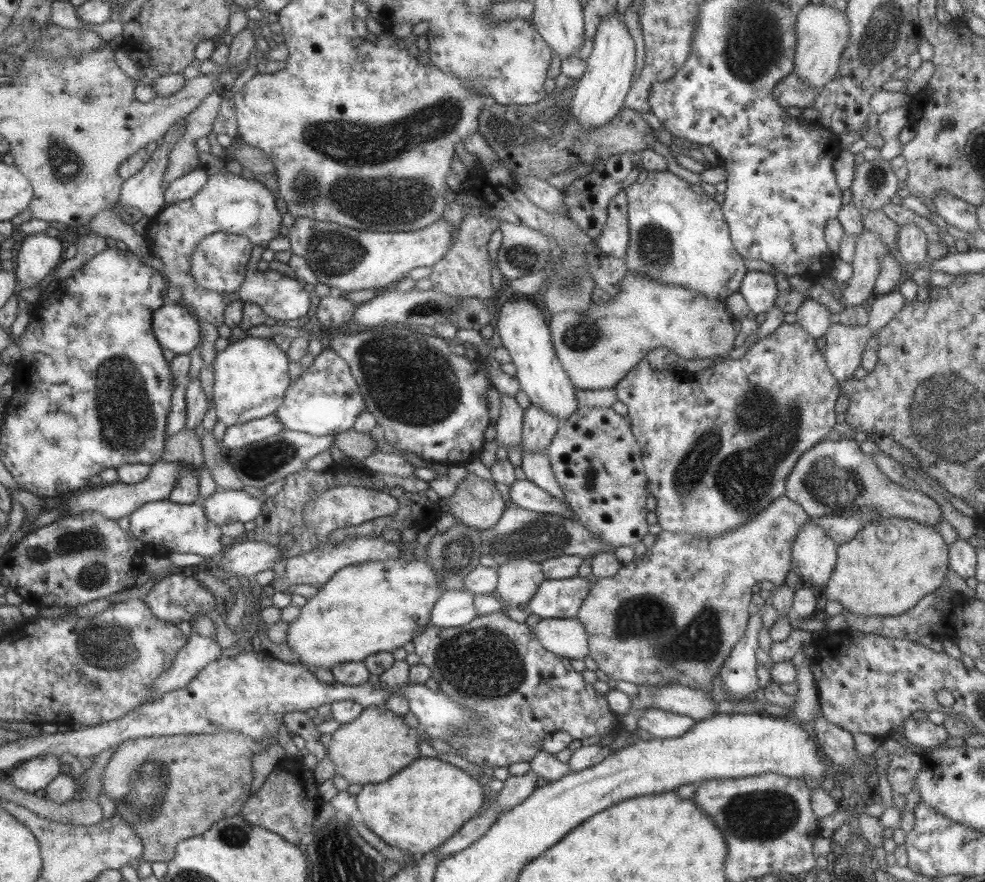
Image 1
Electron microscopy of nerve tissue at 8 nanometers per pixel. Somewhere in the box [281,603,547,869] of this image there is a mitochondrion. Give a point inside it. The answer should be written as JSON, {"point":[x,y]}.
{"point":[483,663]}

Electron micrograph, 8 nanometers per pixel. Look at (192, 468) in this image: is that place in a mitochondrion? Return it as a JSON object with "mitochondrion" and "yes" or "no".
{"mitochondrion":"no"}

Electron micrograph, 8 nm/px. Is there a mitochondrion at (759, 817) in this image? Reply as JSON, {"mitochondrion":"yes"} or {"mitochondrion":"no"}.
{"mitochondrion":"yes"}

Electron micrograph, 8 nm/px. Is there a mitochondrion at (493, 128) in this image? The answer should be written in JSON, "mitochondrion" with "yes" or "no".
{"mitochondrion":"yes"}

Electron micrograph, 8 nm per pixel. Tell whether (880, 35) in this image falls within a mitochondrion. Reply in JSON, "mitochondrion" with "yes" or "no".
{"mitochondrion":"yes"}

